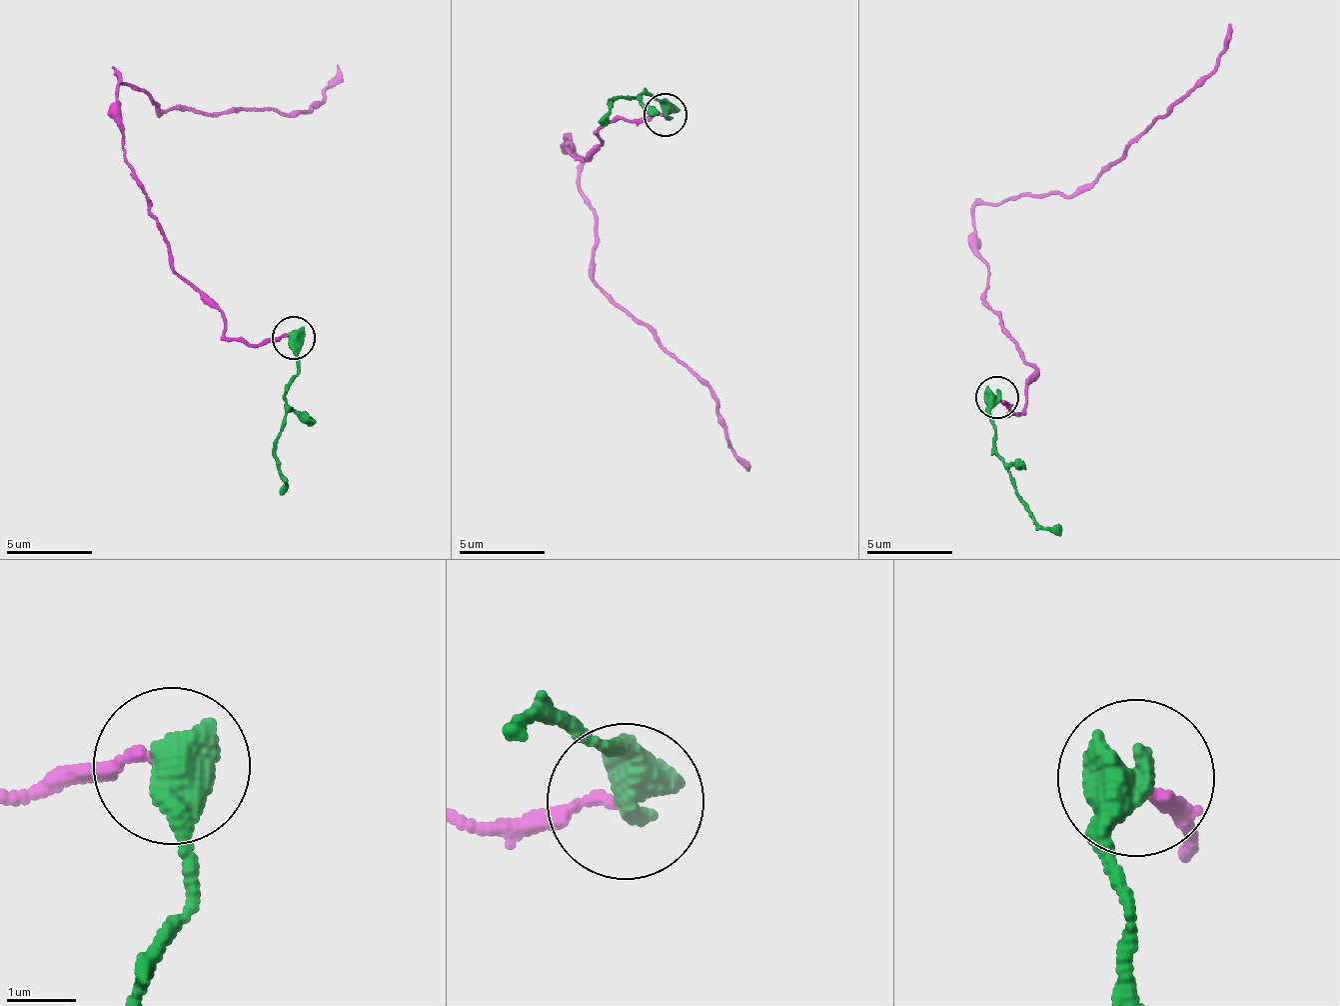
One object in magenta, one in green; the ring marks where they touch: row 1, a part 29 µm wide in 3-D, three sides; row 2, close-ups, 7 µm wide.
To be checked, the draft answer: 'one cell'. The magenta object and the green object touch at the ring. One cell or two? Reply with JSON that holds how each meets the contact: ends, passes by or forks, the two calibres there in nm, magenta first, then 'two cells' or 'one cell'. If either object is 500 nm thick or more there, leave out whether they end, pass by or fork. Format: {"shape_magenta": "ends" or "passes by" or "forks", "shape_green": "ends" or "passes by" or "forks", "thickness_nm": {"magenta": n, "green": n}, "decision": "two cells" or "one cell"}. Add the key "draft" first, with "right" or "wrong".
{"draft": "wrong", "thickness_nm": {"magenta": 140, "green": 700}, "decision": "two cells"}

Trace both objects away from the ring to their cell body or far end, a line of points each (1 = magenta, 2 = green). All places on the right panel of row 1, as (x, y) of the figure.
1: (998, 398), (1015, 417), (1025, 411), (1037, 369), (984, 300), (975, 210), (1087, 190), (1216, 68), (1229, 22)
2: (998, 398), (995, 456), (1029, 516), (1045, 529), (1062, 525)

